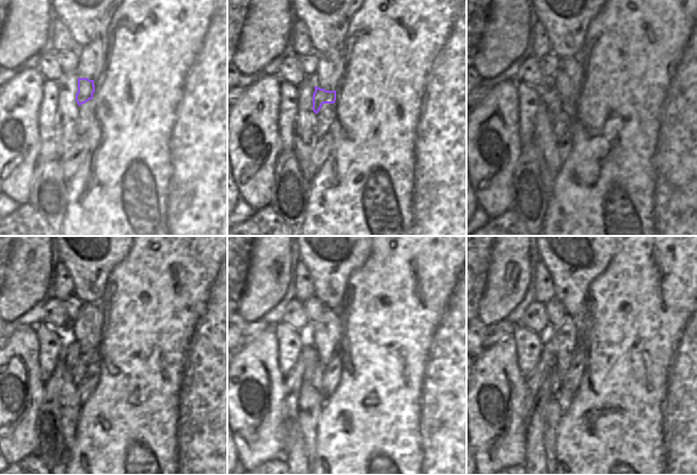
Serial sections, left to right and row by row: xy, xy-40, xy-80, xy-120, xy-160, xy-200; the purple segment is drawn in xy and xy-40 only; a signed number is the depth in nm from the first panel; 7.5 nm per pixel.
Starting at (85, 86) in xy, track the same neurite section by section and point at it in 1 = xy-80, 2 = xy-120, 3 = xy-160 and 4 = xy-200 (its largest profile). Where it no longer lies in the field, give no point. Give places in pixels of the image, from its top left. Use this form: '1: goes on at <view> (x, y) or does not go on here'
1: goes on at xy-80 (549, 96)
2: goes on at xy-120 (70, 352)
3: goes on at xy-160 (309, 352)
4: goes on at xy-200 (535, 453)

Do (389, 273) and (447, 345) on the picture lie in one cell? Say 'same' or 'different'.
same

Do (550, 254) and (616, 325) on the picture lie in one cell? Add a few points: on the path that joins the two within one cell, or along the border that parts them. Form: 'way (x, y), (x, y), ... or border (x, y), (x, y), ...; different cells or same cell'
border (602, 273), (590, 284), (584, 311), (577, 317); different cells

